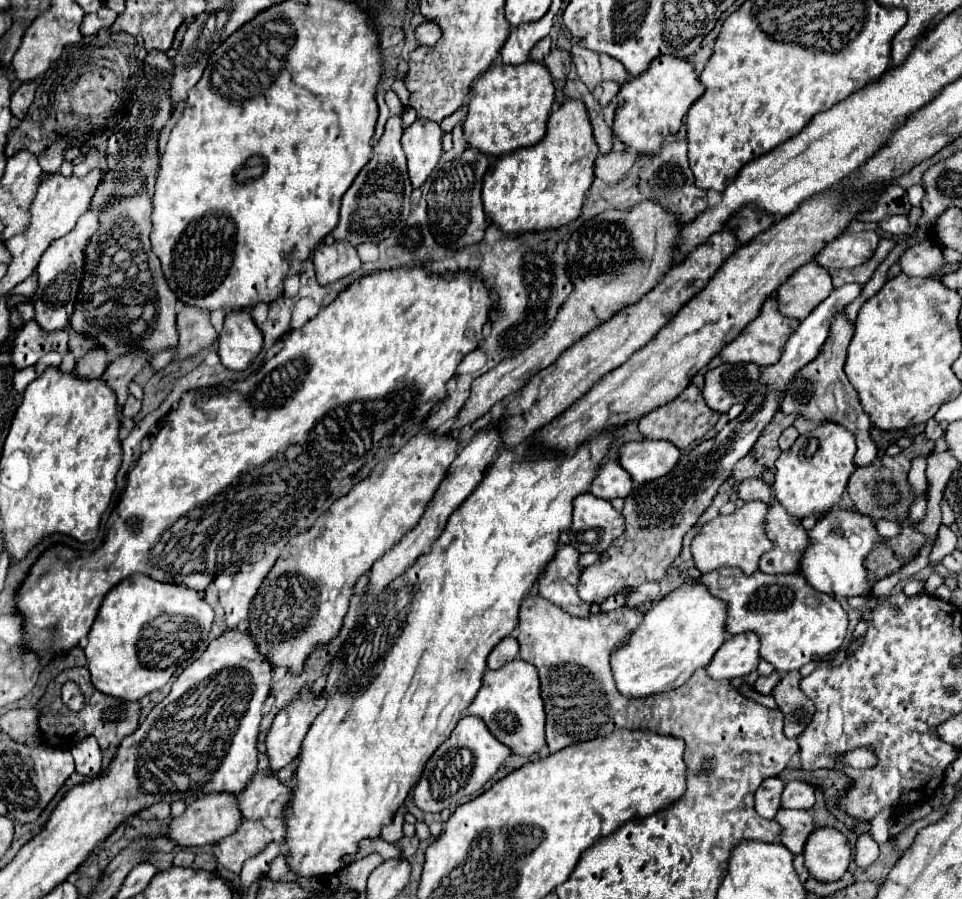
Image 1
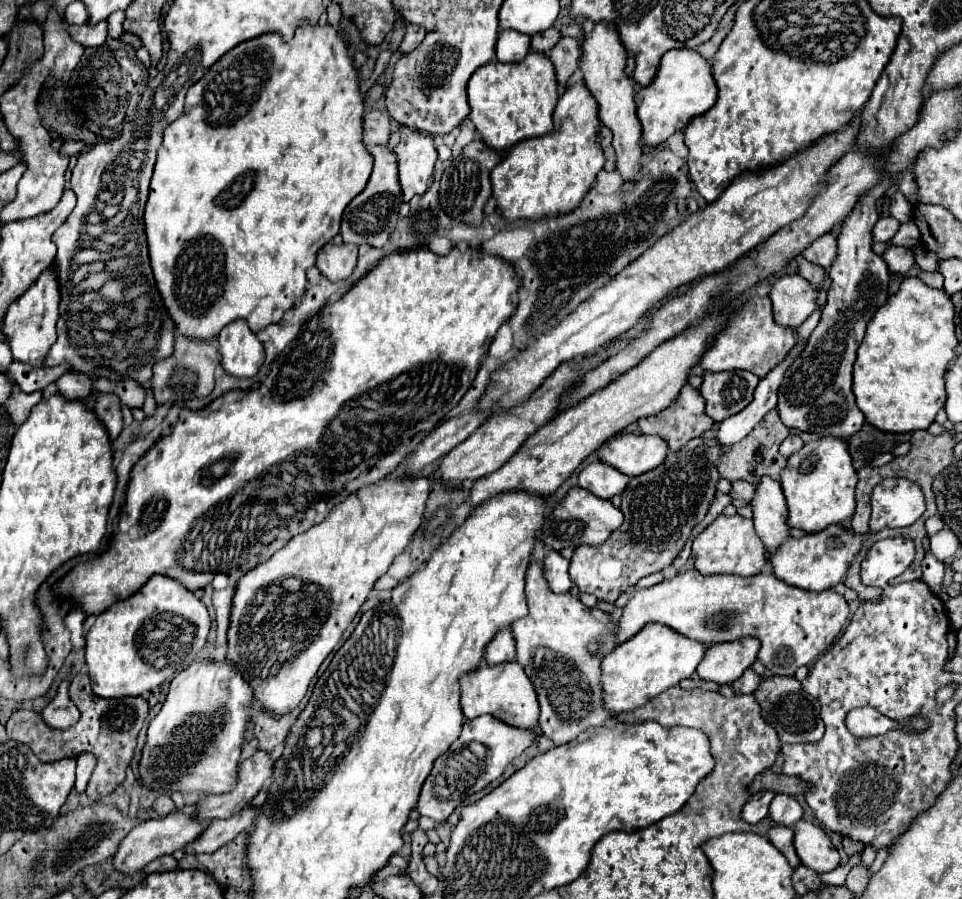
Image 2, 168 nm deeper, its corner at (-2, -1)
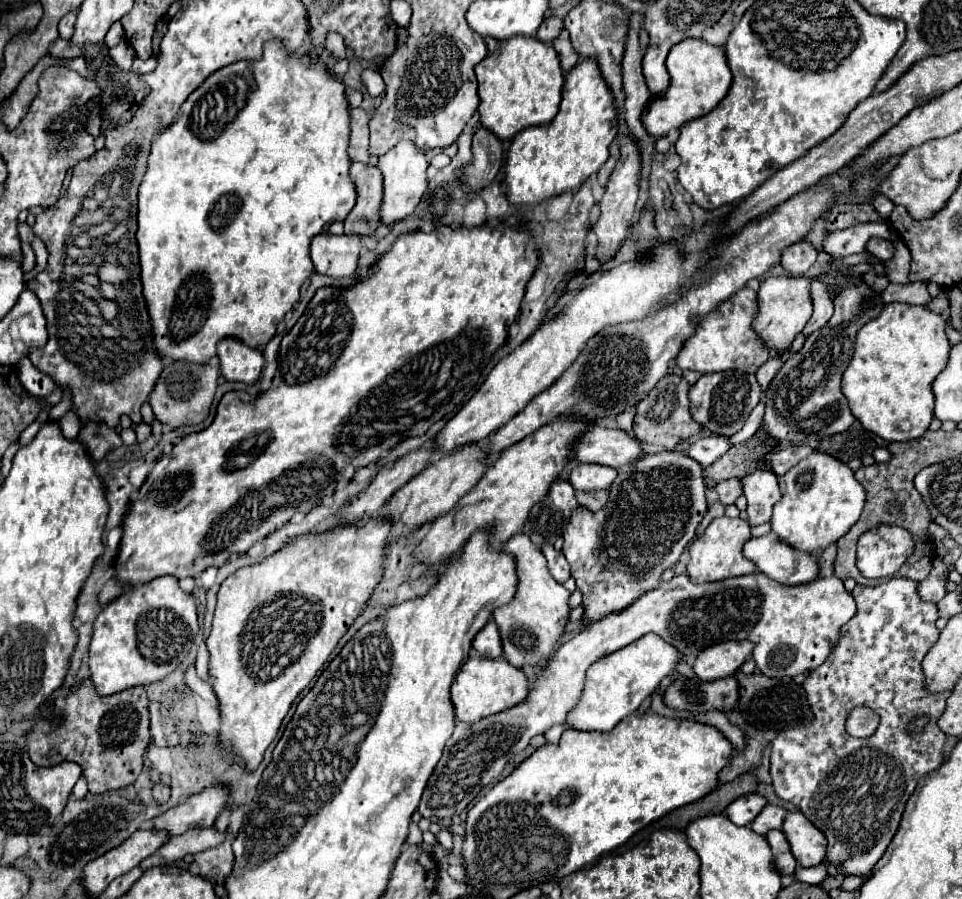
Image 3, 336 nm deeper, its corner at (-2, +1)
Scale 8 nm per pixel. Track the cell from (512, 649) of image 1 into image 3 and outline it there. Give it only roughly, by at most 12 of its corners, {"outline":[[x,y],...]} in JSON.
{"outline":[[486,622],[472,648],[480,656],[502,656],[502,640],[494,622]]}

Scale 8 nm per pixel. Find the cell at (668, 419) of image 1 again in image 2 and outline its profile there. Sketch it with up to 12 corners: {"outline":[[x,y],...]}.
{"outline":[[686,384],[660,414],[638,420],[642,434],[672,452],[712,428],[704,398]]}

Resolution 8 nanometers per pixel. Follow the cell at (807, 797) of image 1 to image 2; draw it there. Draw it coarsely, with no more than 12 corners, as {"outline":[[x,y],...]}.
{"outline":[[776,794],[770,814],[776,824],[794,826],[802,818],[800,802]]}

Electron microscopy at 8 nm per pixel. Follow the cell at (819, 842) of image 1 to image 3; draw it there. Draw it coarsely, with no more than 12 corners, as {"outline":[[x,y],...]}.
{"outline":[[788,812],[782,832],[798,864],[824,860],[826,838],[802,812]]}

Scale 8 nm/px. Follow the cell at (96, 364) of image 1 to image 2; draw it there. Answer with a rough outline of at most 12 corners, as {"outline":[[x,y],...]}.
{"outline":[[76,372],[58,378],[58,392],[70,400],[84,400],[92,380]]}

